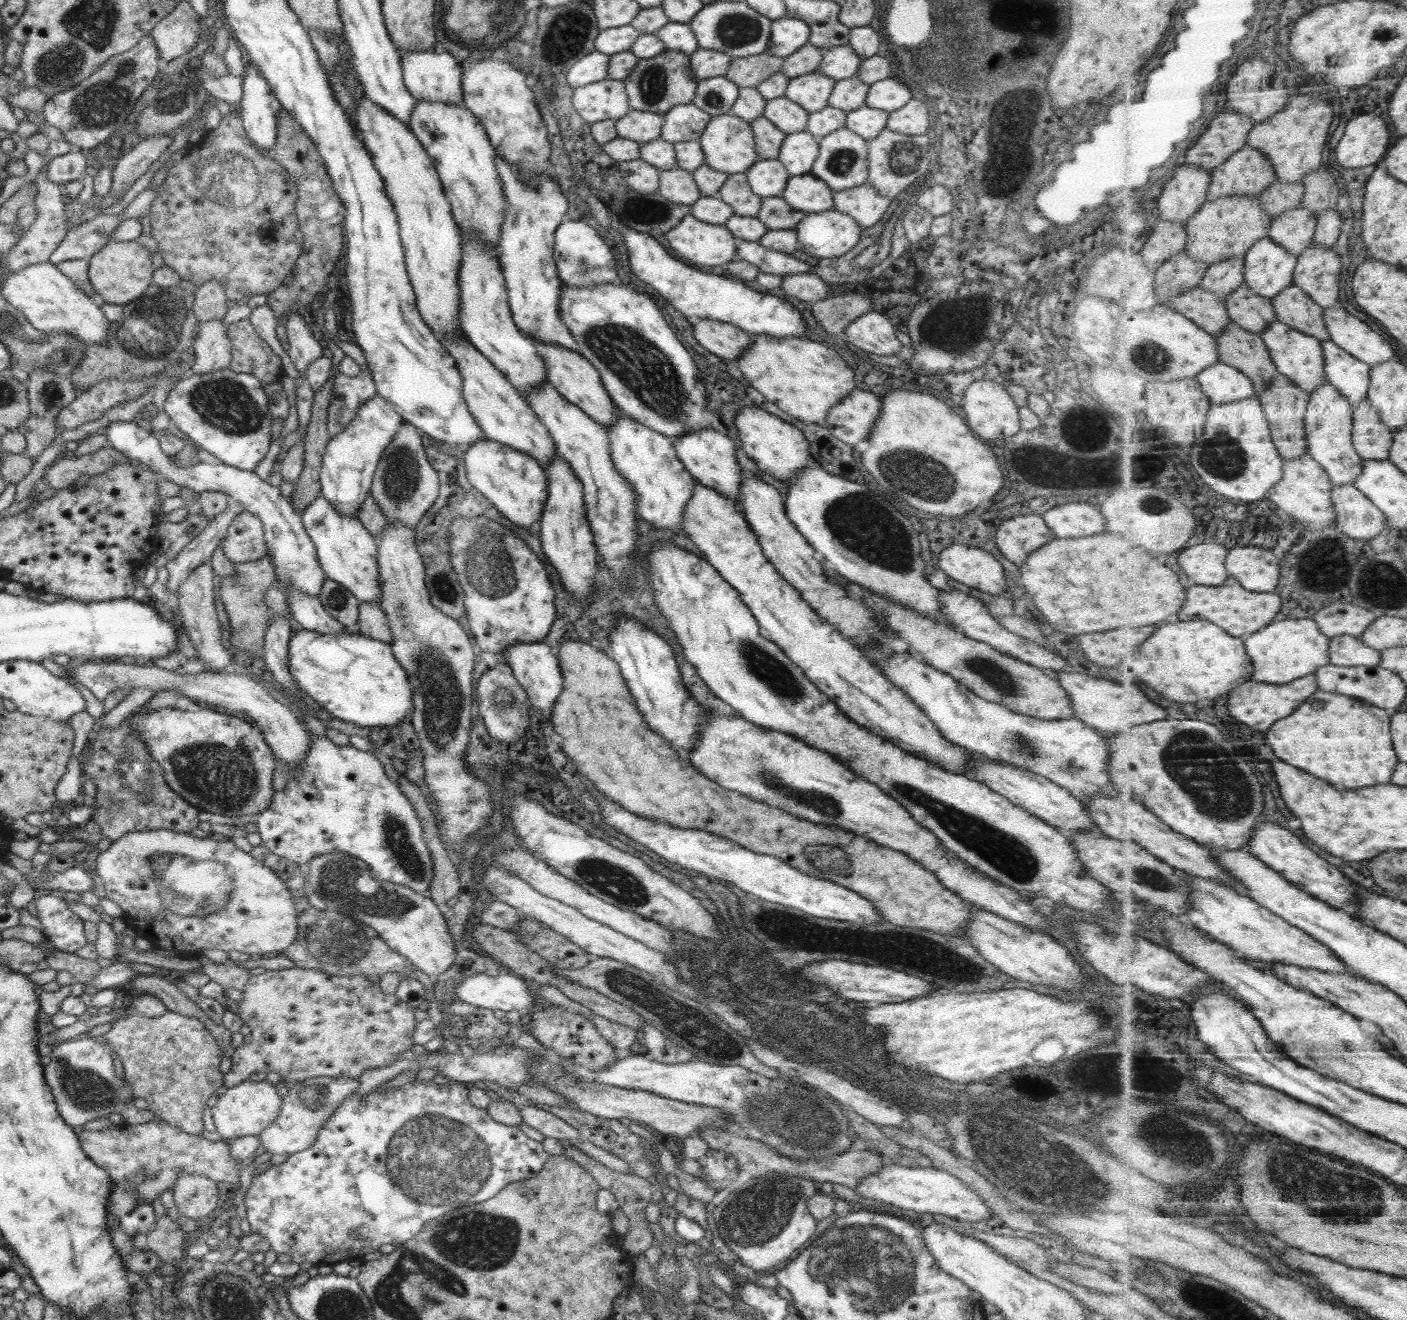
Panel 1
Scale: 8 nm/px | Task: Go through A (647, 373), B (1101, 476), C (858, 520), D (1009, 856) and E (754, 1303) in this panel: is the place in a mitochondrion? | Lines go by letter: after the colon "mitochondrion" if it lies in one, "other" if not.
A: mitochondrion
B: other
C: mitochondrion
D: mitochondrion
E: other

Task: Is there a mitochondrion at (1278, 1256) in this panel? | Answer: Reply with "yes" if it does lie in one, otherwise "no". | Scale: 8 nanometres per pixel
no

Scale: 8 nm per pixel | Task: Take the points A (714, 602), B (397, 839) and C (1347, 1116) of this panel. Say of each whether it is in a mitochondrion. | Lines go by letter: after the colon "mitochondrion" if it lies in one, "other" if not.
A: other
B: mitochondrion
C: other

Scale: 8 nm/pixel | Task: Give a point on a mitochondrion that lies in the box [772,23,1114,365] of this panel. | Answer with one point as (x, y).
(902, 159)

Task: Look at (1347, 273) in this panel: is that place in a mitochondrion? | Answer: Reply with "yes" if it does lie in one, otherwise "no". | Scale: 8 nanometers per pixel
no

